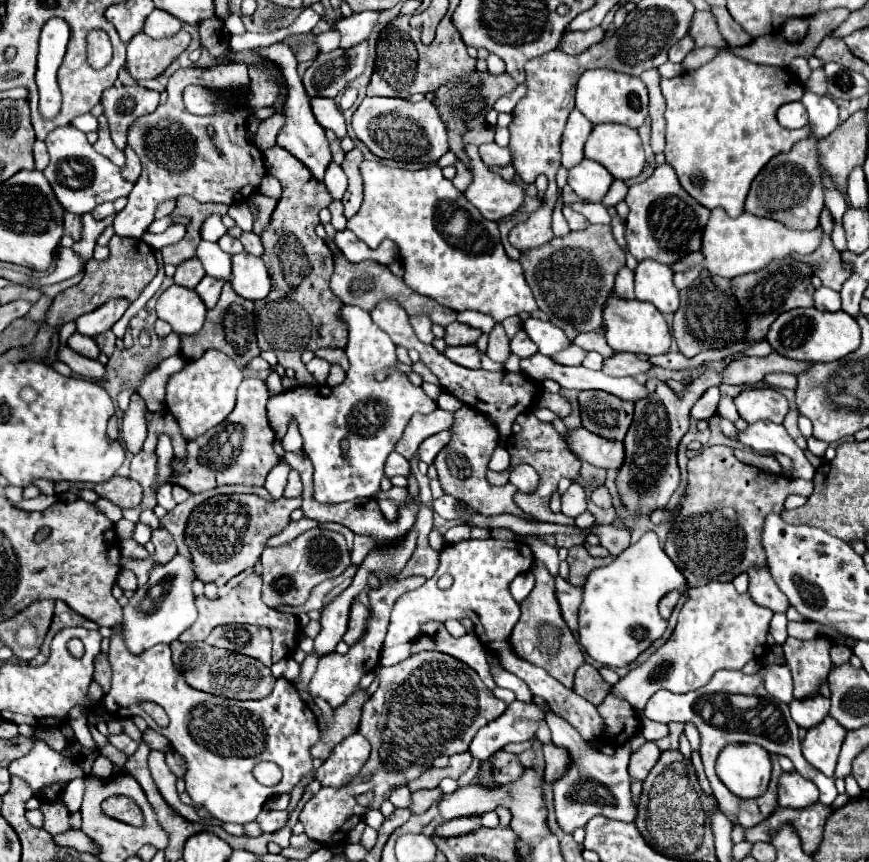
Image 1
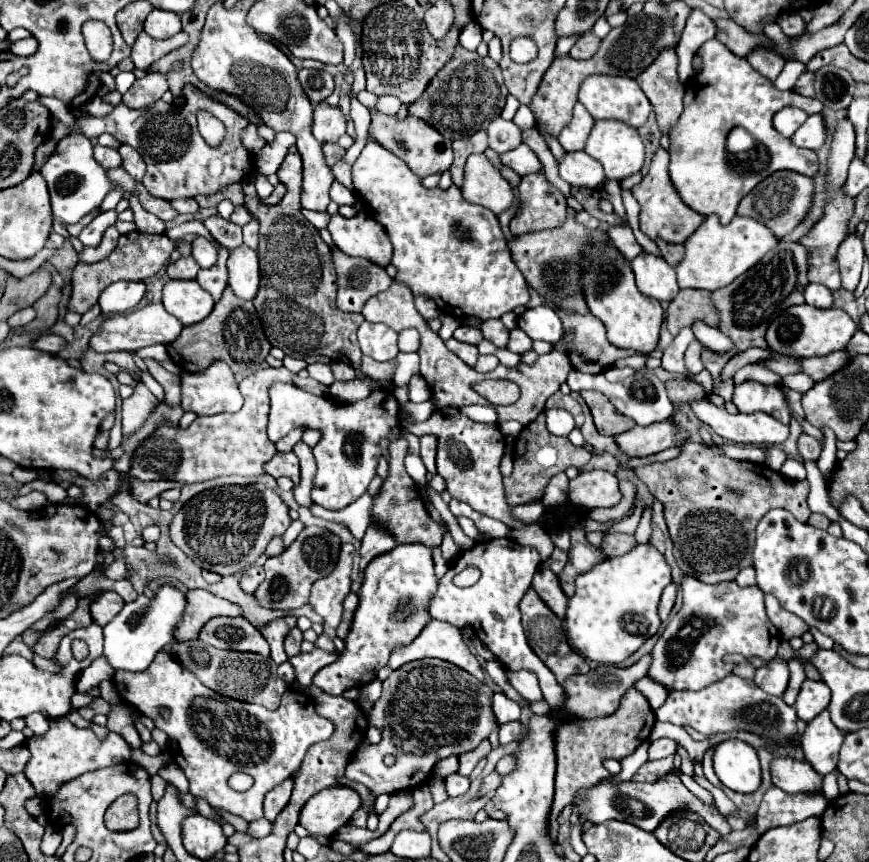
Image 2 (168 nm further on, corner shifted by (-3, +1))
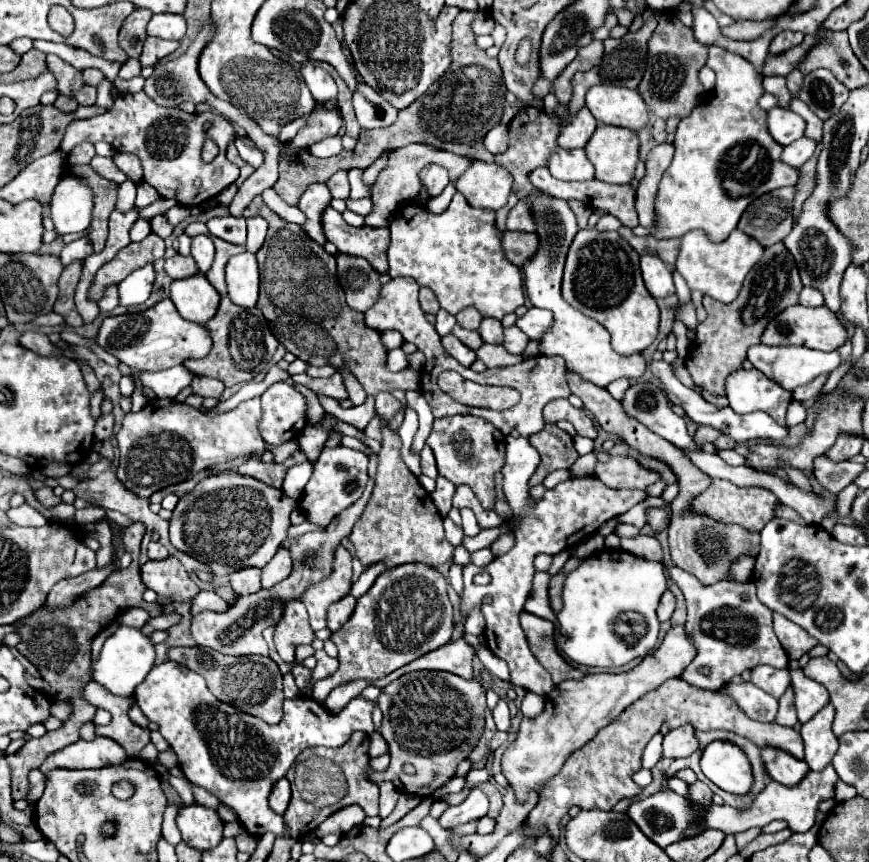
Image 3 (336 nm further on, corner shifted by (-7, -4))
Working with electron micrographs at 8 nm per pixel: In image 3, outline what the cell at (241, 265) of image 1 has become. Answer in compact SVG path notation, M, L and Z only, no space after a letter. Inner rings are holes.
M245 251L229 259L225 268L227 295L241 307L253 307L259 295L259 269L253 253Z

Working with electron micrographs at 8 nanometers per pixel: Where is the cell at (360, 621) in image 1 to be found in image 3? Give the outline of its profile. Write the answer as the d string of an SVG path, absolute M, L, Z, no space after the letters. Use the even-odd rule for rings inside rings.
M347 595L343 597L341 601L333 603L329 607L329 631L339 631L339 627L343 627L347 623L347 619L353 615L353 609L355 609L355 597L353 595Z

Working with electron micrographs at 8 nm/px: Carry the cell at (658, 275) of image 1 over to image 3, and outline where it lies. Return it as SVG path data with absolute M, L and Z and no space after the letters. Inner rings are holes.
M643 255L641 257L641 271L643 271L645 287L655 299L663 299L663 297L669 297L675 293L671 271L659 257Z

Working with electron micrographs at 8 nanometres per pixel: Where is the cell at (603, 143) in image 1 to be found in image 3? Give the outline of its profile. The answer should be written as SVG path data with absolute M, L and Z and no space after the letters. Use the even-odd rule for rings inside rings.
M599 125L585 153L595 165L595 177L605 183L631 183L639 163L639 139L635 131Z

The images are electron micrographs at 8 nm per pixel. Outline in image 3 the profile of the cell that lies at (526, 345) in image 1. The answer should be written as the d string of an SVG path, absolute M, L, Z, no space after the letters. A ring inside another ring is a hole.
M509 327L505 329L505 341L503 341L503 347L509 351L509 353L515 353L515 355L521 355L527 347L529 339L527 335L523 335L523 331L519 331L519 327Z

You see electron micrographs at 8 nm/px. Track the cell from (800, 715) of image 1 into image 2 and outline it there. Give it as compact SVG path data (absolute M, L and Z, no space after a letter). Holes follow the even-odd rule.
M805 680L801 684L801 690L799 690L799 696L795 702L797 716L803 722L811 722L819 712L823 712L829 706L829 698L831 698L831 692L825 682Z

